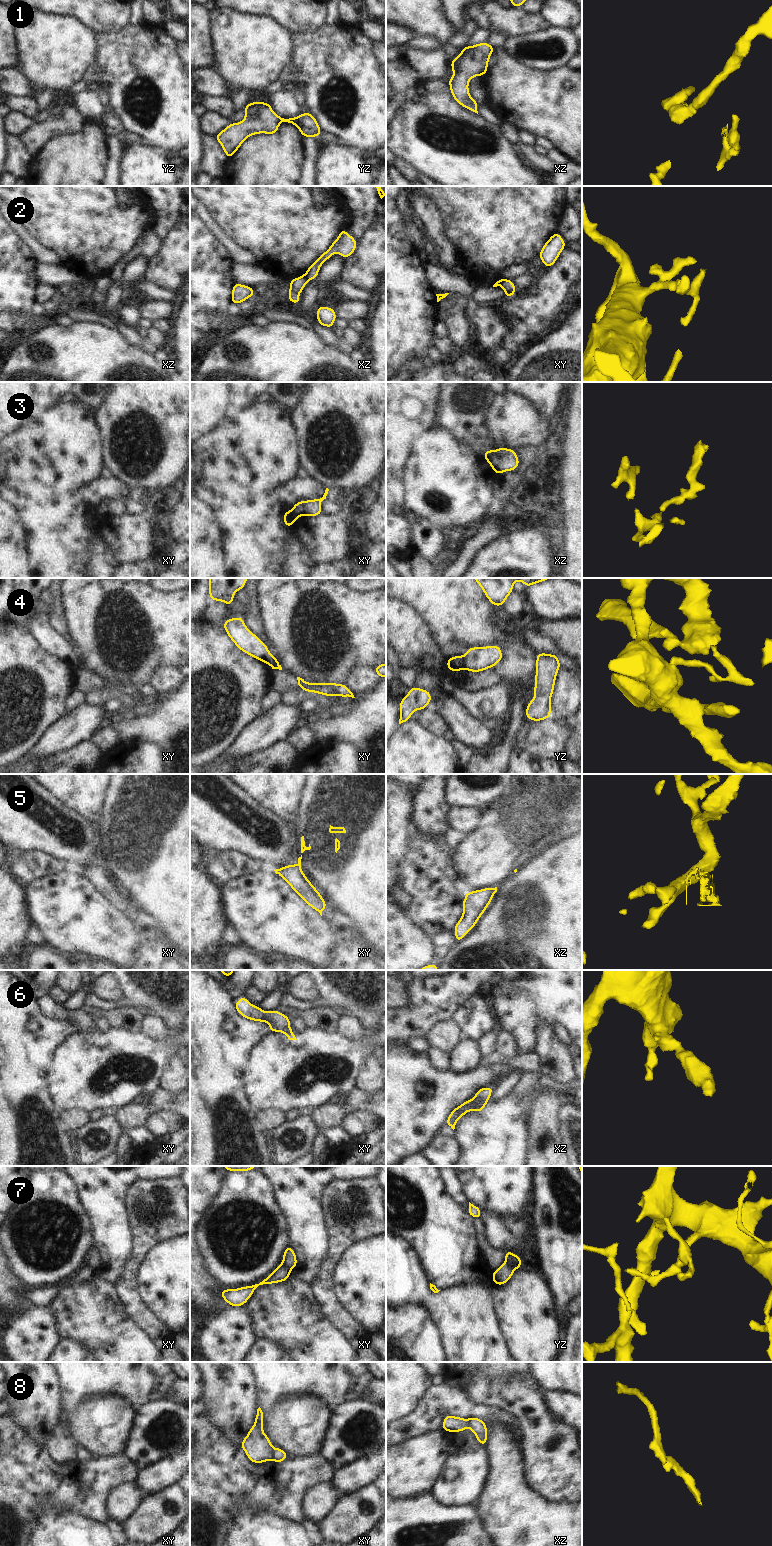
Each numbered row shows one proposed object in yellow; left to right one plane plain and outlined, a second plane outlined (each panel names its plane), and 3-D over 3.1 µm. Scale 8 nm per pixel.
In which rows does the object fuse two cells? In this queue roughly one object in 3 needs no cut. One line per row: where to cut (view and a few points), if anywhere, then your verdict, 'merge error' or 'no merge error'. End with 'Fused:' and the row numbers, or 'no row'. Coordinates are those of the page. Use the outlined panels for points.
1: cut none; no merge error
2: cut xz (303, 275), (308, 280); merge error
3: cut xy (290, 511), (298, 517); merge error
4: cut yz (462, 656), (464, 668); merge error
5: cut xz (493, 888), (494, 893); merge error
6: cut none; no merge error
7: cut yz (505, 1260), (514, 1270); merge error
8: cut xy (273, 1449), (271, 1459); merge error
Fused: 2, 3, 4, 5, 7, 8

